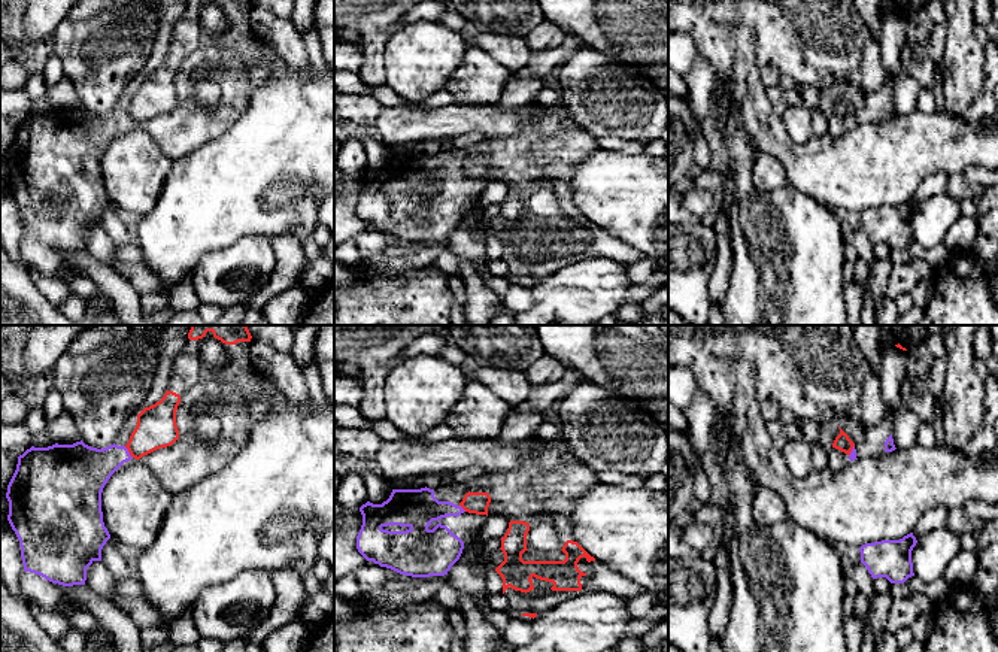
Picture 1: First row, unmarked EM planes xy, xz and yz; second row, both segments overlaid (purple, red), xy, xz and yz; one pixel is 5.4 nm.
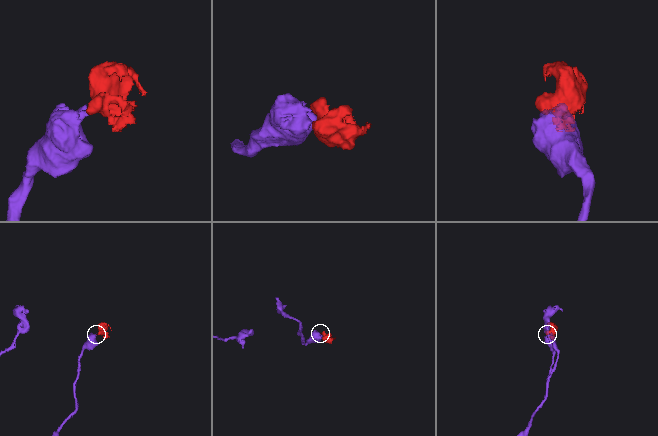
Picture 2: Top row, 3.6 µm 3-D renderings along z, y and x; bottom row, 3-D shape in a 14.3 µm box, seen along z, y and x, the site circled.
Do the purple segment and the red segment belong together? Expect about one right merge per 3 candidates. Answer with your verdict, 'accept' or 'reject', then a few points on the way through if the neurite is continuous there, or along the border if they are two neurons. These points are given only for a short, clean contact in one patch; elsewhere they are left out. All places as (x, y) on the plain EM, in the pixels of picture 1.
reject; border xy (124, 112), (133, 123)

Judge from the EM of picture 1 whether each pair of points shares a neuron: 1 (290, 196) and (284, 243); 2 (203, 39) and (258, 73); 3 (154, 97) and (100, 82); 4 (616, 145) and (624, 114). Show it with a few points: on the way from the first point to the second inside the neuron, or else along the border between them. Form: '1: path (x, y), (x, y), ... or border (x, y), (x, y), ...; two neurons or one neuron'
1: border (270, 236), (294, 236), (300, 242); two neurons
2: path (220, 41), (234, 41), (251, 57); one neuron
3: border (145, 73), (136, 81); two neurons
4: border (595, 138), (618, 136), (642, 143); two neurons

